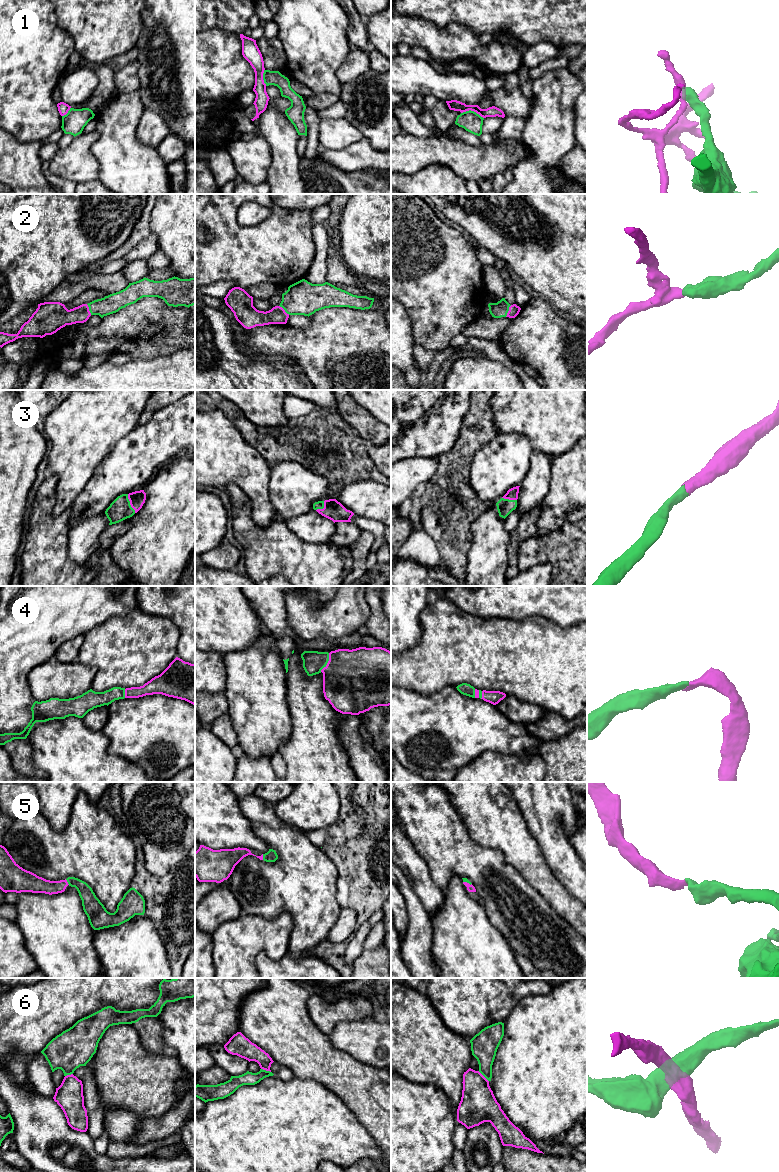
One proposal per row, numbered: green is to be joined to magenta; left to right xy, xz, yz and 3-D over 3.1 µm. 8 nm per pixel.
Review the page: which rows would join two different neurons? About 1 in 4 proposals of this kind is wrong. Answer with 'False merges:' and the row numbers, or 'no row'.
False merges: 1, 6

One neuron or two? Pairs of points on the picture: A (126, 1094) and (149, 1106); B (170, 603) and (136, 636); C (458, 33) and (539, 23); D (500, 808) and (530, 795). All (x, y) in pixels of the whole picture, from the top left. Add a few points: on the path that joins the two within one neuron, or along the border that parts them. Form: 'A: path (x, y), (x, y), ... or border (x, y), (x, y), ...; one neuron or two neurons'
A: path (132, 1094), (137, 1094), (143, 1100); one neuron
B: border (138, 606), (147, 613), (169, 618), (178, 627); two neurons
C: border (450, 22), (467, 26), (478, 37); two neurons
D: border (511, 792), (526, 822); two neurons

